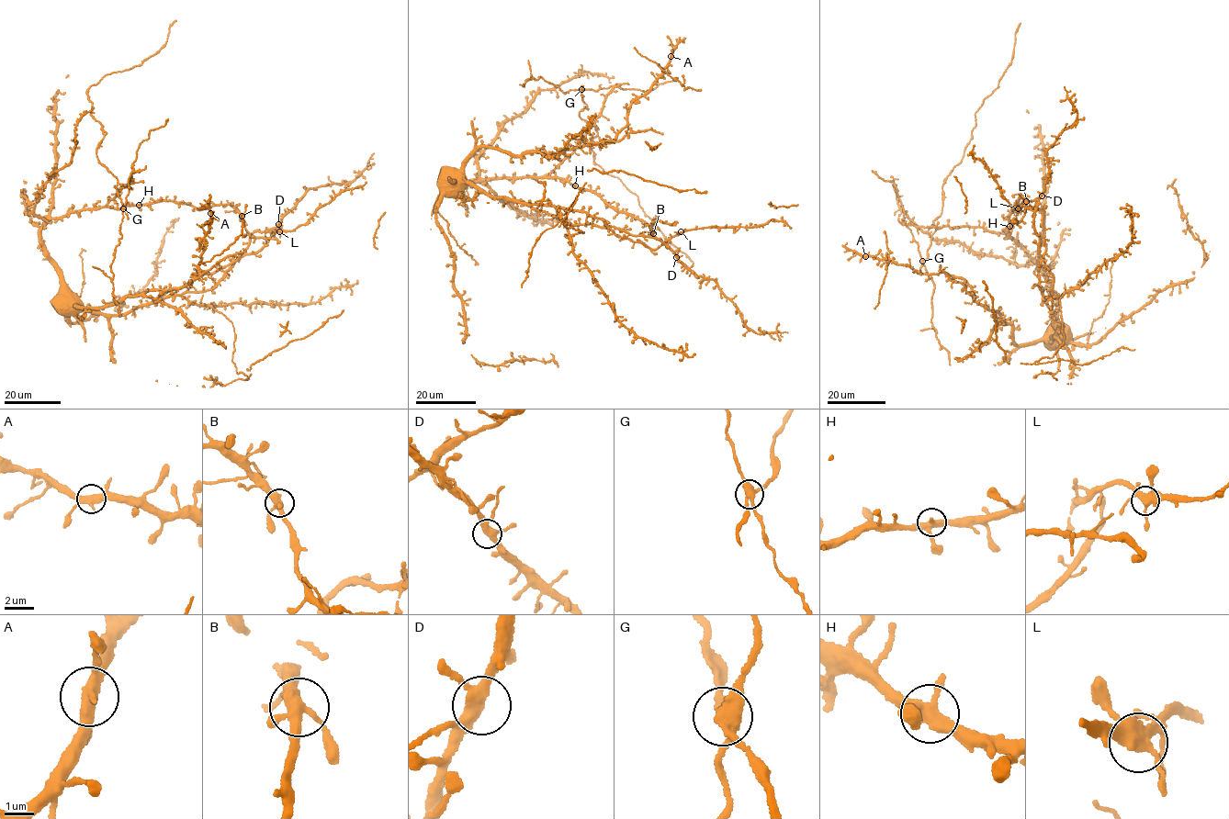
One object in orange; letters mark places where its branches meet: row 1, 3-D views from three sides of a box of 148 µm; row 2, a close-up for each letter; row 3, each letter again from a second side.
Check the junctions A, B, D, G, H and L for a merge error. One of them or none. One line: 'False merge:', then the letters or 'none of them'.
False merge: G

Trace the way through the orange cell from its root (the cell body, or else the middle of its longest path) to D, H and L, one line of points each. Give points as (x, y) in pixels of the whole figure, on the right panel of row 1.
D: (1054, 339), (1051, 336), (1056, 330), (1051, 315), (1053, 278), (1038, 253), (1039, 237), (1033, 228), (1042, 196)
H: (1054, 339), (1053, 321), (1057, 297), (1037, 263), (1008, 236), (1006, 231), (1009, 226)
L: (1054, 339), (1051, 336), (1056, 331), (1053, 316), (1037, 286), (1046, 248), (1042, 209), (1021, 205), (1018, 208)

